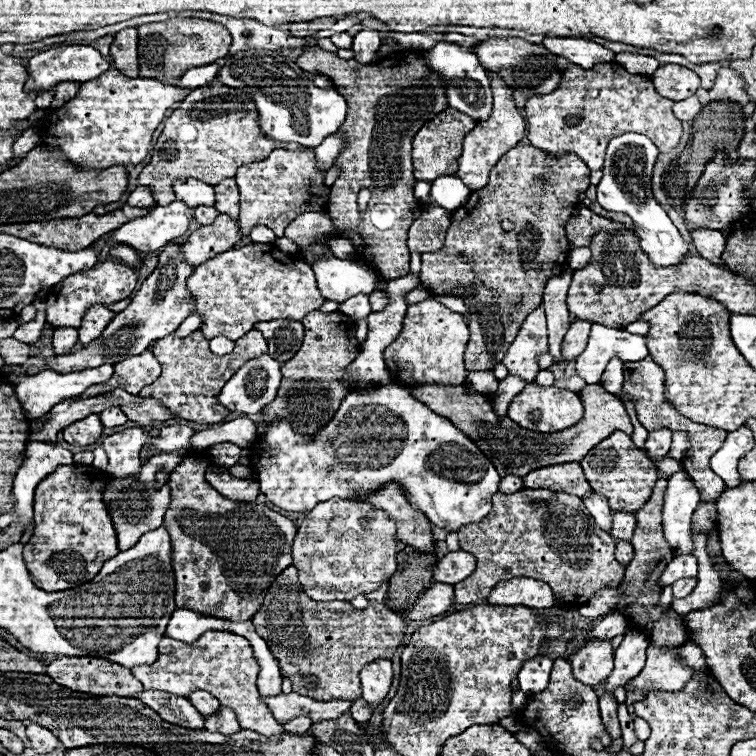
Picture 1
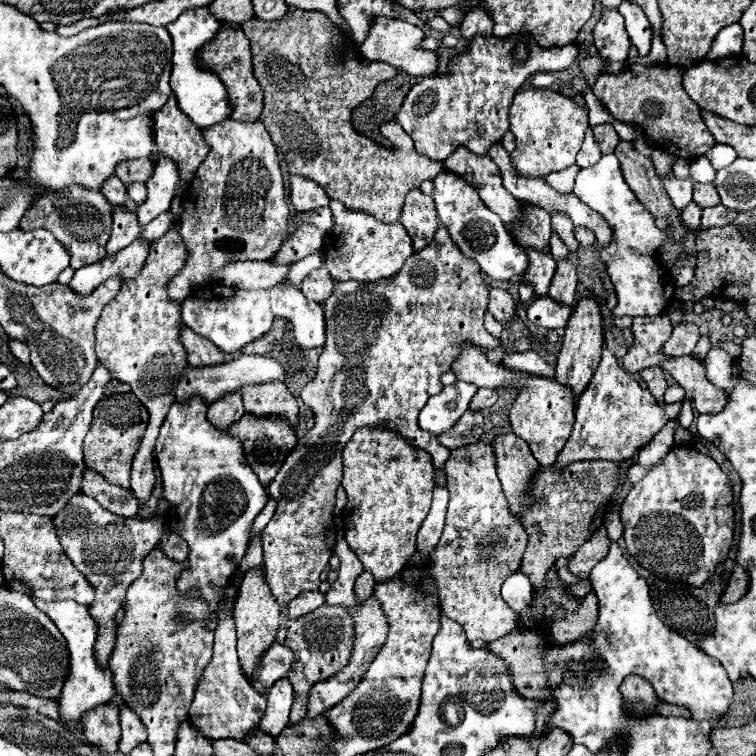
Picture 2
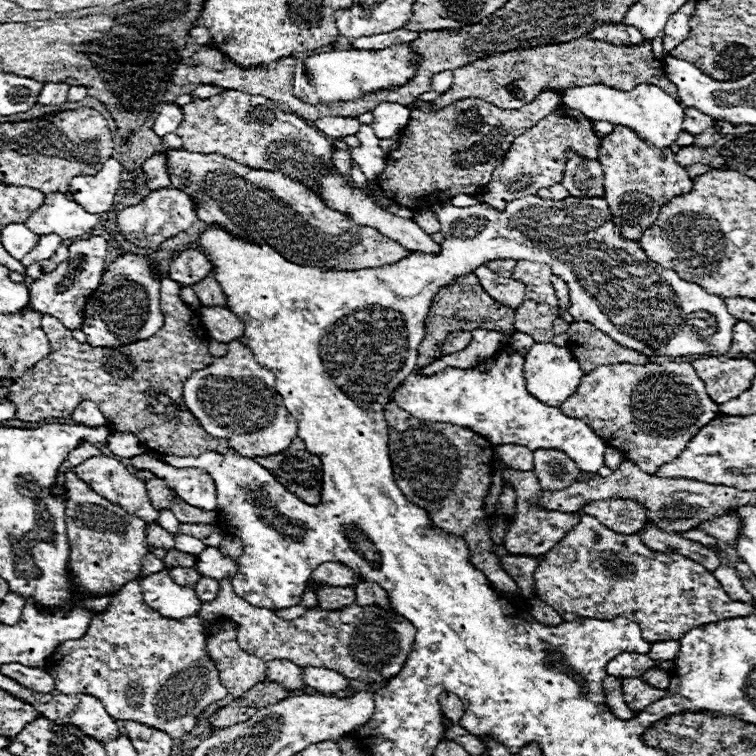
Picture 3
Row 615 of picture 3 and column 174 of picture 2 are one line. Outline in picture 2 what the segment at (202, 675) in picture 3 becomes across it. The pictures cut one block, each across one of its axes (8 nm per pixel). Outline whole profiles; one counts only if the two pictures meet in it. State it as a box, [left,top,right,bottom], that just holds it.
[154,96,210,182]

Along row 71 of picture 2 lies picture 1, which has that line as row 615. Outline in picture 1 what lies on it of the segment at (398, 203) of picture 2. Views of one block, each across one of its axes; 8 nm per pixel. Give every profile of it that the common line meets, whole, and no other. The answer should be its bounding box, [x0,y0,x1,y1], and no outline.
[252,566,406,700]

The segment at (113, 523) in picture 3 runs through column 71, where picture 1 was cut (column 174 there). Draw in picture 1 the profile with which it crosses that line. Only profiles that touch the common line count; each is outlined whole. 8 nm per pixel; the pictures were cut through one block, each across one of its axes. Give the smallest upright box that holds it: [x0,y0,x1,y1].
[164,460,296,620]

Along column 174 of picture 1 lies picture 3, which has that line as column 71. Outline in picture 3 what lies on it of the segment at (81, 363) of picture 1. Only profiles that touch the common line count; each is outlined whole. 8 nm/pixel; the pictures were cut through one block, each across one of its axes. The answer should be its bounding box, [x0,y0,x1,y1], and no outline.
[30,236,108,330]

